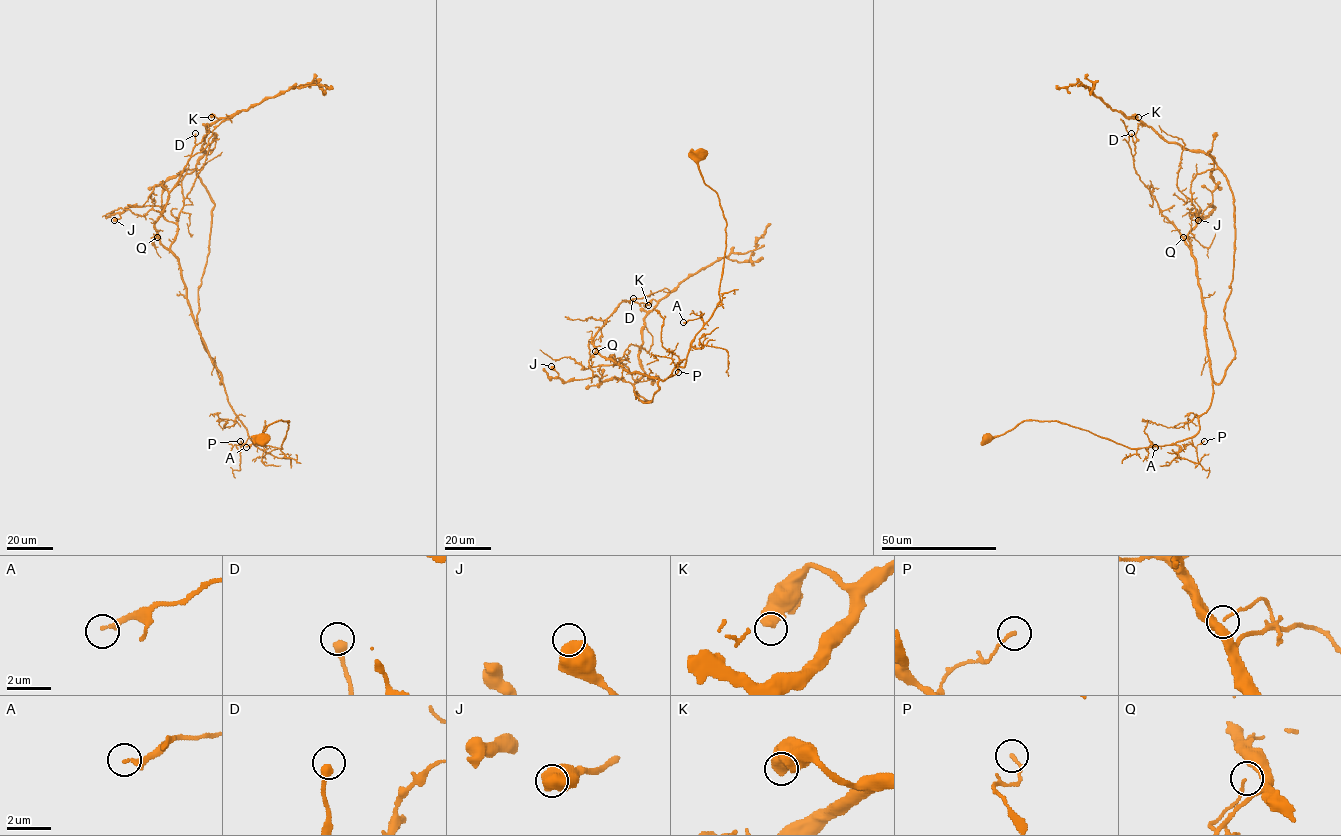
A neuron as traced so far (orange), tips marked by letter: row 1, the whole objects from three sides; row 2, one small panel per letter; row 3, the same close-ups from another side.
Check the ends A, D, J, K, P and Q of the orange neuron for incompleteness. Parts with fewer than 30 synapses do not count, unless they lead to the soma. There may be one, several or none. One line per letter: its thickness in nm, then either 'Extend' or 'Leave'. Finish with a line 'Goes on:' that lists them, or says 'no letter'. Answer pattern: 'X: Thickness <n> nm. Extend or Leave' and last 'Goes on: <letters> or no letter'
A: Thickness 200 nm. Leave
D: Thickness 360 nm. Leave
J: Thickness 700 nm. Leave
K: Thickness 600 nm. Leave
P: Thickness 160 nm. Leave
Q: Thickness 100 nm. Leave
Goes on: no letter

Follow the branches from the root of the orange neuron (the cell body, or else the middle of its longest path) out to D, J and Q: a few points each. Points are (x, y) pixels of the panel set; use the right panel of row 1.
D: (987, 440), (1031, 420), (1131, 448), (1172, 445), (1199, 430), (1213, 382), (1196, 259), (1137, 173), (1131, 133)
J: (987, 440), (1031, 420), (1131, 448), (1198, 432), (1235, 354), (1234, 206), (1218, 169), (1198, 220)
Q: (987, 440), (1031, 420), (1058, 421), (1131, 448), (1172, 445), (1198, 432), (1213, 382), (1196, 259), (1183, 237)

